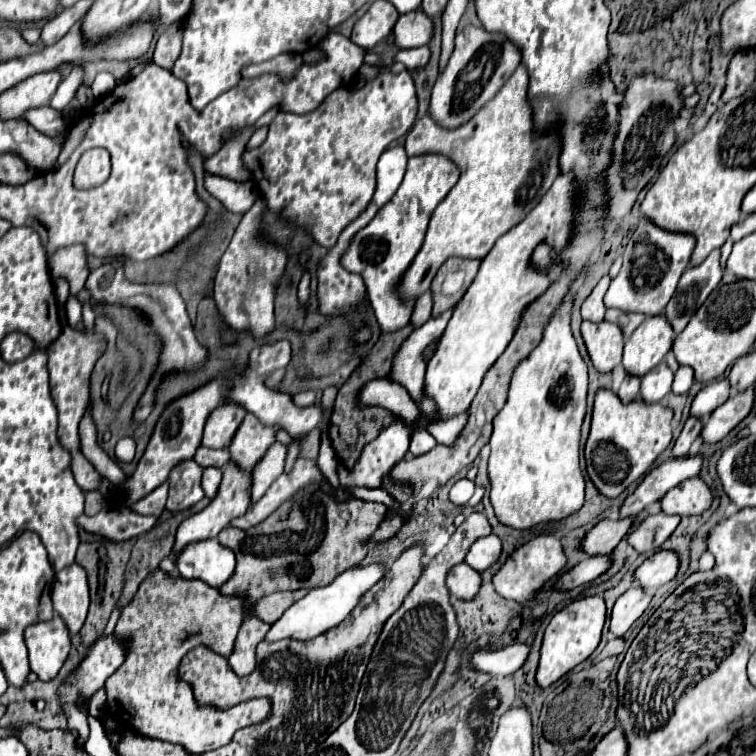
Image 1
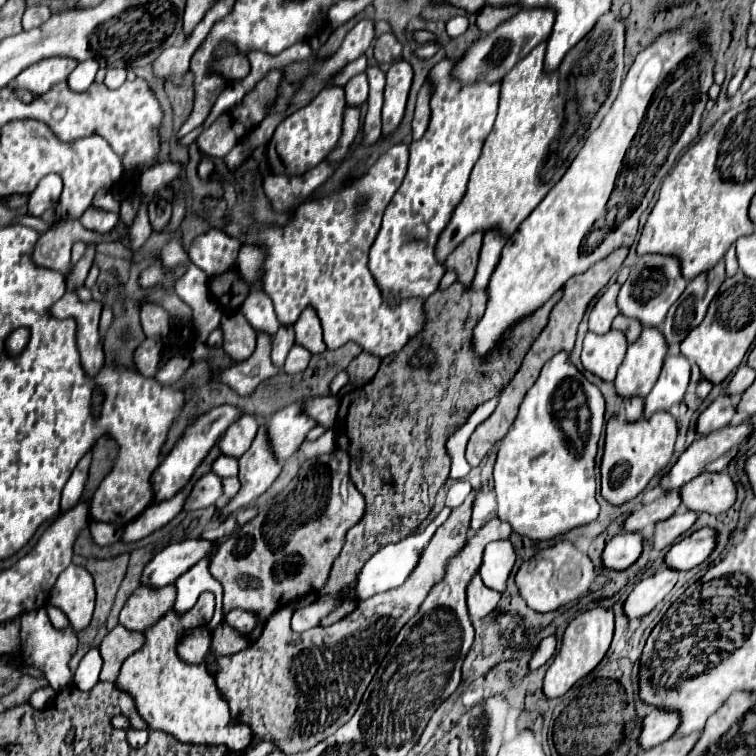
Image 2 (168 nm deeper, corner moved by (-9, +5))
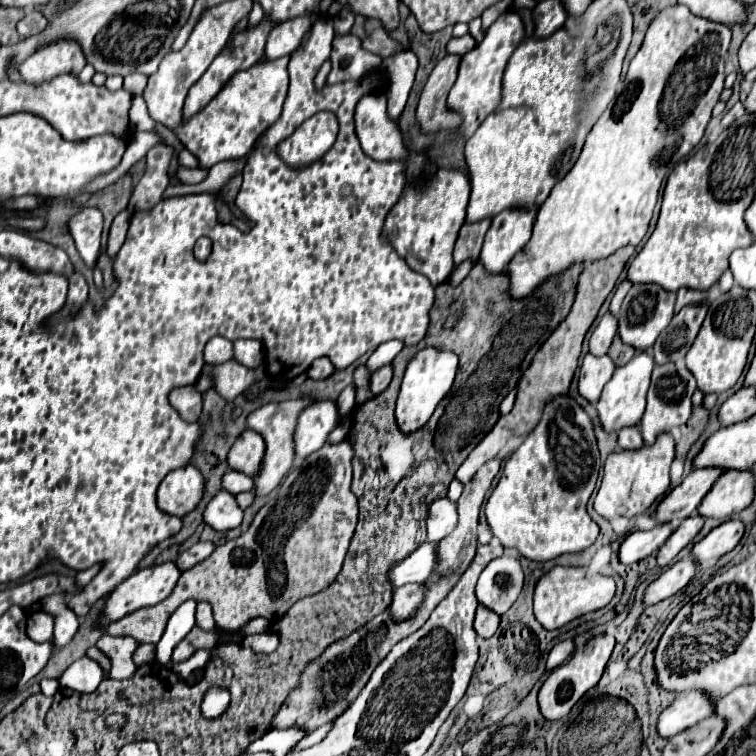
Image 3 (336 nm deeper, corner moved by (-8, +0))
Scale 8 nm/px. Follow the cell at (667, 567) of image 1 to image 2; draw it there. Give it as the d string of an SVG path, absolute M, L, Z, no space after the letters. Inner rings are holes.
M704 527L684 537L682 541L674 543L664 557L664 563L674 571L690 571L712 553L714 543L716 543L714 531Z

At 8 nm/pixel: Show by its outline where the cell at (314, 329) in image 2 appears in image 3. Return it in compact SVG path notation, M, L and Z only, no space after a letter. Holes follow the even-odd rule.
M317 358L307 370L307 376L313 380L323 380L323 378L329 378L333 372L335 372L335 366L331 364L329 358Z

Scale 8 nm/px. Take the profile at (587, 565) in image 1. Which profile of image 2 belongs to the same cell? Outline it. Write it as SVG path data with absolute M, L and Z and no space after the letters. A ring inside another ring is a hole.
M618 533L606 543L602 551L602 565L612 571L628 569L642 551L642 535L640 533Z

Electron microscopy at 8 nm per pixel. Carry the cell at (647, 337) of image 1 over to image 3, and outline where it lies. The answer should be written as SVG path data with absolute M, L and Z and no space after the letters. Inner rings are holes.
M639 352L635 354L635 358L627 366L615 370L613 378L603 388L599 402L595 404L597 414L599 414L599 422L605 432L619 432L627 426L639 426L643 412L645 412L645 394L649 388L651 370L653 370L651 354L639 354Z

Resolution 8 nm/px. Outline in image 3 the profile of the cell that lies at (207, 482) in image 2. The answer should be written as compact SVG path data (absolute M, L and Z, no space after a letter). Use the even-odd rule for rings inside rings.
M221 490L205 510L205 524L217 532L227 532L237 528L241 520L243 520L243 510L239 508L235 496L225 490Z

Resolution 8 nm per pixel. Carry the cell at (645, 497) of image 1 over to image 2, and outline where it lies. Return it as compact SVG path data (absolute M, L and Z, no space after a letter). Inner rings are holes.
M740 423L740 425L728 425L728 427L724 427L724 429L716 431L716 433L710 433L708 437L696 439L678 457L678 461L672 465L672 469L660 477L662 491L676 491L676 489L680 489L682 485L686 485L688 481L692 481L694 477L698 477L704 471L722 471L730 463L730 459L738 453L738 449L746 443L750 431L752 431L752 427L748 423Z

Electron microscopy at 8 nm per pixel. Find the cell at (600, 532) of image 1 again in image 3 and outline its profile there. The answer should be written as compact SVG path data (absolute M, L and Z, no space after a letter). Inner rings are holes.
M699 468L693 470L683 484L671 490L667 498L661 500L657 508L659 522L683 522L691 514L695 514L697 506L701 504L703 496L713 488L717 478L723 474L721 468Z

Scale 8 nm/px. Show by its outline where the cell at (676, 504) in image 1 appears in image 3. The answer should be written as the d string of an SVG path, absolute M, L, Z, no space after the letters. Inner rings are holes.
M751 468L725 470L723 478L719 478L719 482L715 482L715 486L707 494L707 498L703 498L703 502L699 504L699 514L705 518L709 518L709 516L711 518L733 518L753 502L753 496L755 496L755 476L753 476Z

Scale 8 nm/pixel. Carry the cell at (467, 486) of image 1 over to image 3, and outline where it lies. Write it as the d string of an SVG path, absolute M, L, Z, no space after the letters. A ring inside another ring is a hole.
M447 498L435 500L429 506L429 514L427 514L427 540L437 544L455 526L457 526L457 510L455 510L455 504L447 502Z

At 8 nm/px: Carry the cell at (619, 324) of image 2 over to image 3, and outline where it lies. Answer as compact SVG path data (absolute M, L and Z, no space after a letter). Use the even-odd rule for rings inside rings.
M615 336L615 342L611 344L611 350L609 350L609 356L615 362L615 366L625 366L633 358L633 354L635 350L631 350L631 346L623 346L621 338Z

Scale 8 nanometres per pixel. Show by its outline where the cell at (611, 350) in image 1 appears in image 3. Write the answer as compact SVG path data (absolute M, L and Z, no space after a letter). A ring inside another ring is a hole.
M587 354L583 358L583 366L581 366L581 372L579 372L579 394L595 404L601 396L601 390L603 386L611 380L615 372L615 364L611 362L609 356L593 356L593 354Z

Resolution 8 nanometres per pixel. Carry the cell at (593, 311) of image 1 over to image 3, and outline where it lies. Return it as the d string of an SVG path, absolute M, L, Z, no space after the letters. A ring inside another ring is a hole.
M609 312L601 318L601 322L597 324L597 328L593 330L591 334L591 340L589 340L589 352L593 356L603 356L607 354L613 338L617 334L617 318L611 316Z

